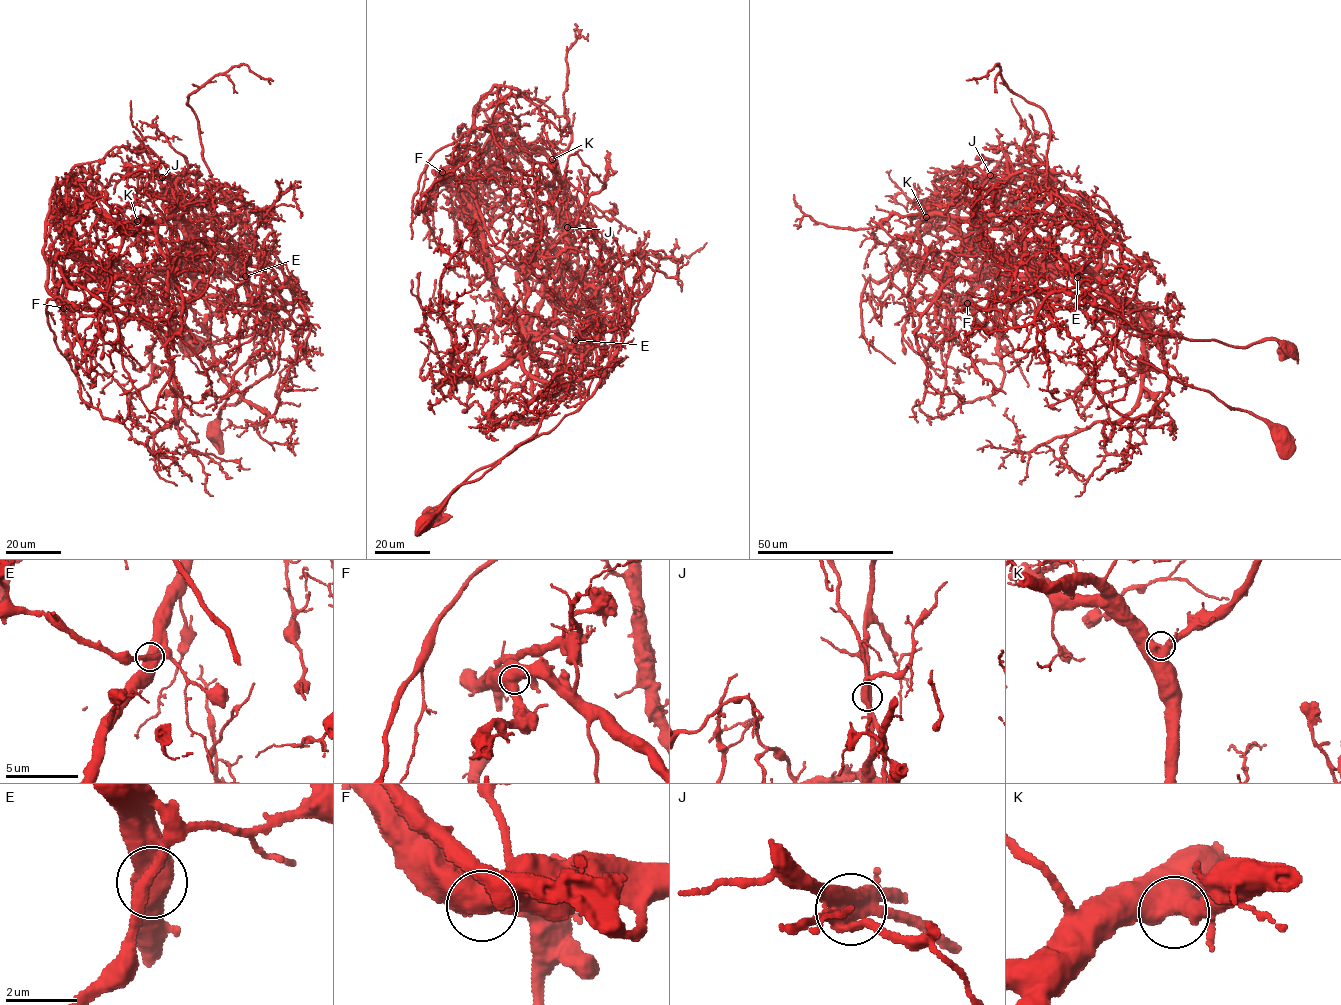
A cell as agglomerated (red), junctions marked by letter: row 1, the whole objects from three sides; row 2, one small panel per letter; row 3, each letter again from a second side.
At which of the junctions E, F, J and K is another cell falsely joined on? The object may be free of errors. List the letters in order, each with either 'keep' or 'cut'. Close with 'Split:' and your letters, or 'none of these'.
E: keep
F: keep
J: cut
K: keep
Split: J

